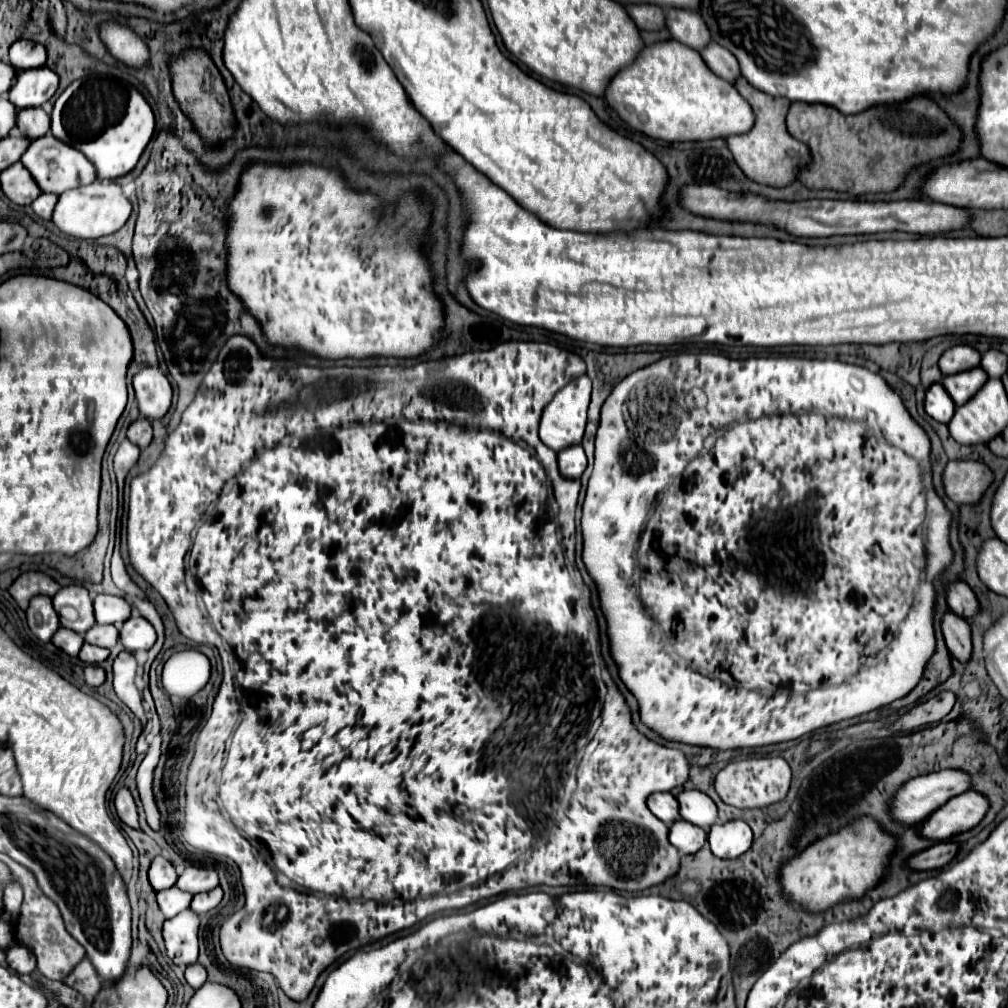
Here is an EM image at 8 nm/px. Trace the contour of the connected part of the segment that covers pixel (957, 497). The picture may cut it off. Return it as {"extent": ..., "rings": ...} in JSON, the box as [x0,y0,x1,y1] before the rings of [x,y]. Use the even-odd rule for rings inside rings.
{"extent":[943,460,993,504],"rings":[[[951,460],[943,472],[945,492],[957,504],[975,504],[993,482],[993,472],[983,462]]]}

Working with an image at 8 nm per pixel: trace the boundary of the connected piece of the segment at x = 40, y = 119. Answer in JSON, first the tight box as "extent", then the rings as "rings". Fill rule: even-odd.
{"extent":[17,108,51,140],"rings":[[[27,108],[27,110],[19,110],[17,128],[23,136],[35,140],[49,132],[49,120],[51,118],[43,108]]]}

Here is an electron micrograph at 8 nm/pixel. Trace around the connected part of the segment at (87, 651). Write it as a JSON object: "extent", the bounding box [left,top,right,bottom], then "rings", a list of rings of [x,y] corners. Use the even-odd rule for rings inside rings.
{"extent":[79,644,109,664],"rings":[[[83,644],[81,652],[79,652],[79,658],[85,662],[85,664],[101,664],[105,658],[109,656],[109,650],[107,648],[99,648],[99,646],[91,646],[91,644]]]}

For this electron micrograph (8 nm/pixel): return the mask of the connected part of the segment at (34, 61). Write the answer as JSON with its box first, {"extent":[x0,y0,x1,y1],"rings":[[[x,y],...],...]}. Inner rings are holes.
{"extent":[9,40,47,70],"rings":[[[17,40],[9,50],[9,58],[17,70],[39,68],[39,66],[45,66],[47,62],[47,50],[45,46],[39,46],[39,42]]]}

